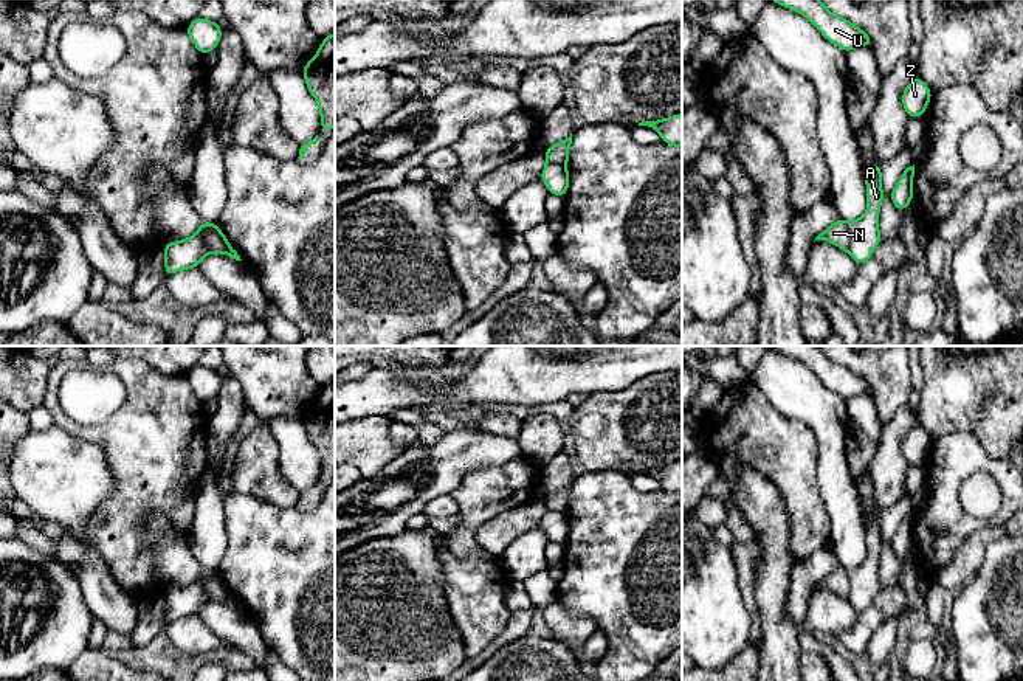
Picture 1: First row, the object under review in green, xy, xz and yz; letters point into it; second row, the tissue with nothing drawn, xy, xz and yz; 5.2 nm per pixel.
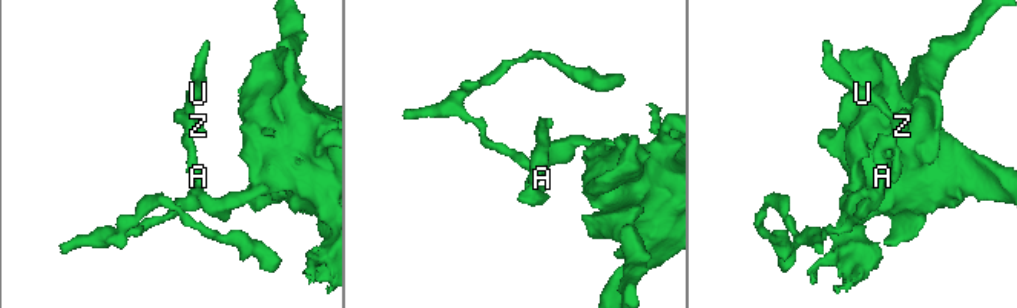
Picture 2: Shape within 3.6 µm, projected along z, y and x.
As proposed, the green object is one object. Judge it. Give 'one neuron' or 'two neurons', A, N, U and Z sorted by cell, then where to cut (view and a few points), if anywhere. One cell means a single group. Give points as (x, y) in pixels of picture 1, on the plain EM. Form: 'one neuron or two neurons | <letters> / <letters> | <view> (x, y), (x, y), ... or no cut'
two neurons | A U Z / N | xy (217, 573), (205, 584), (211, 599)

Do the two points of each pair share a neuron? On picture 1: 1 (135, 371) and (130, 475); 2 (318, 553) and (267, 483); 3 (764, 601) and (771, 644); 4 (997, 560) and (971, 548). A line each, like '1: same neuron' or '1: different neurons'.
1: same neuron
2: different neurons
3: same neuron
4: different neurons

